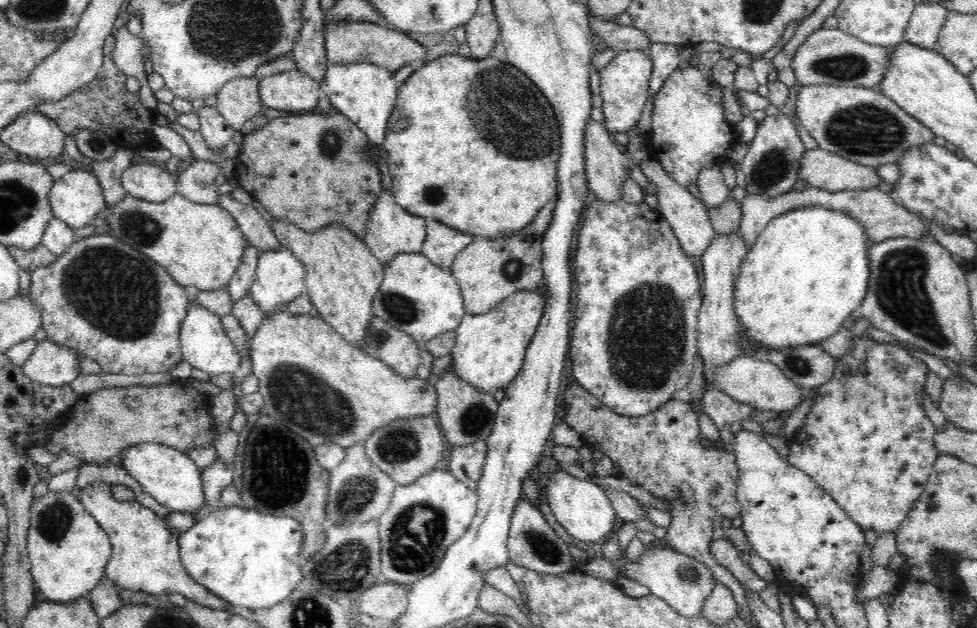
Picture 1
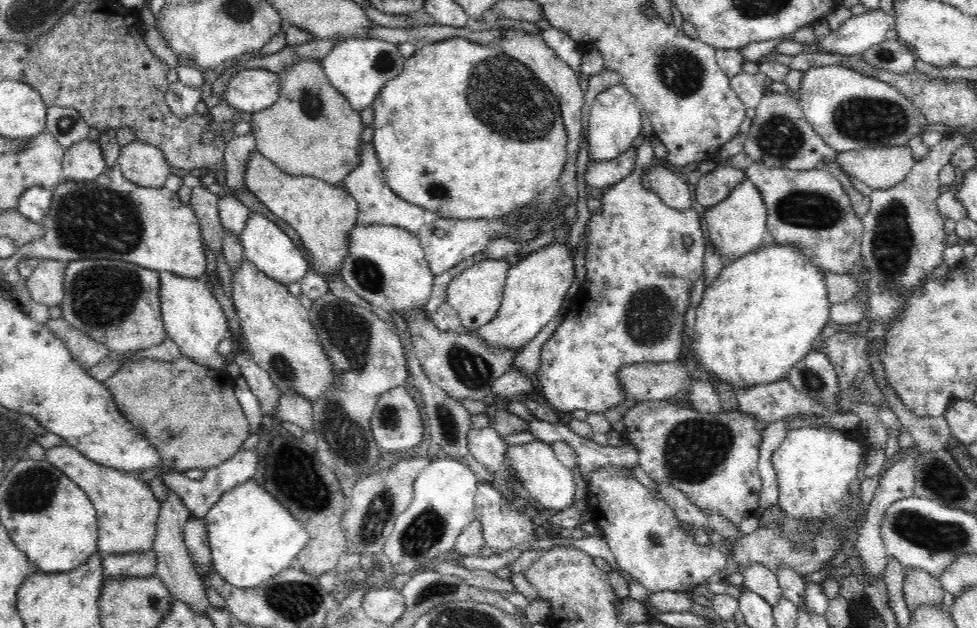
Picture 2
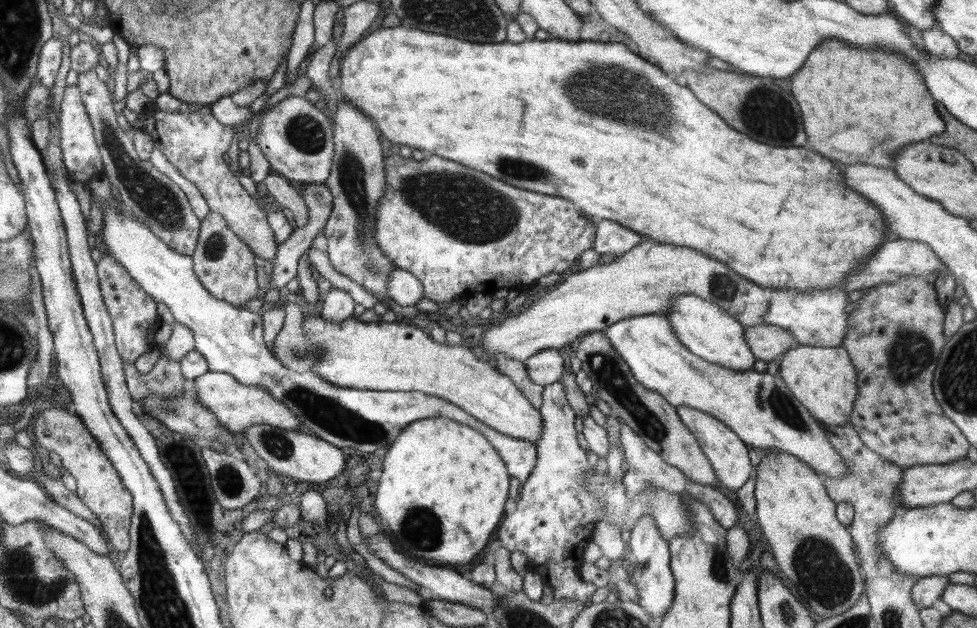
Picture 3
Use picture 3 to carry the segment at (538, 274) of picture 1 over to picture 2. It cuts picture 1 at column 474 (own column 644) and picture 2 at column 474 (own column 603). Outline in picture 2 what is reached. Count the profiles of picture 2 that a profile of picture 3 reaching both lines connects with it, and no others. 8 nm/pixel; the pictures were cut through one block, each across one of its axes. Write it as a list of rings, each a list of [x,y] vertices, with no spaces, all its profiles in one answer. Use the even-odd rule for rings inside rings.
[[[487,258],[479,264],[474,264],[465,269],[460,275],[452,278],[448,284],[446,301],[454,307],[465,328],[471,329],[472,332],[476,328],[488,324],[500,308],[507,270],[511,267],[504,259]]]

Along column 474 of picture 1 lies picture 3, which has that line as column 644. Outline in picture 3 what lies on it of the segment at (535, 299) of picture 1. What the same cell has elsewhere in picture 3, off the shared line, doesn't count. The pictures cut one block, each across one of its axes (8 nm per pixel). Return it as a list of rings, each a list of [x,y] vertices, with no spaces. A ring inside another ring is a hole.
[[[638,315],[622,321],[615,322],[603,330],[606,338],[610,339],[610,344],[618,351],[624,362],[628,364],[632,375],[642,386],[654,393],[660,394],[670,405],[678,407],[681,405],[690,406],[701,410],[706,414],[711,414],[720,422],[725,423],[737,436],[746,443],[748,457],[754,467],[750,478],[746,484],[736,491],[740,509],[746,514],[756,512],[756,498],[754,496],[758,465],[760,465],[761,452],[771,450],[771,452],[785,452],[793,454],[798,460],[805,462],[816,473],[829,476],[830,478],[845,478],[847,476],[847,466],[838,451],[831,446],[826,438],[826,432],[822,425],[816,421],[804,406],[790,393],[784,385],[782,378],[772,374],[760,373],[754,370],[734,371],[711,364],[686,348],[676,336],[670,321],[662,315]]]

